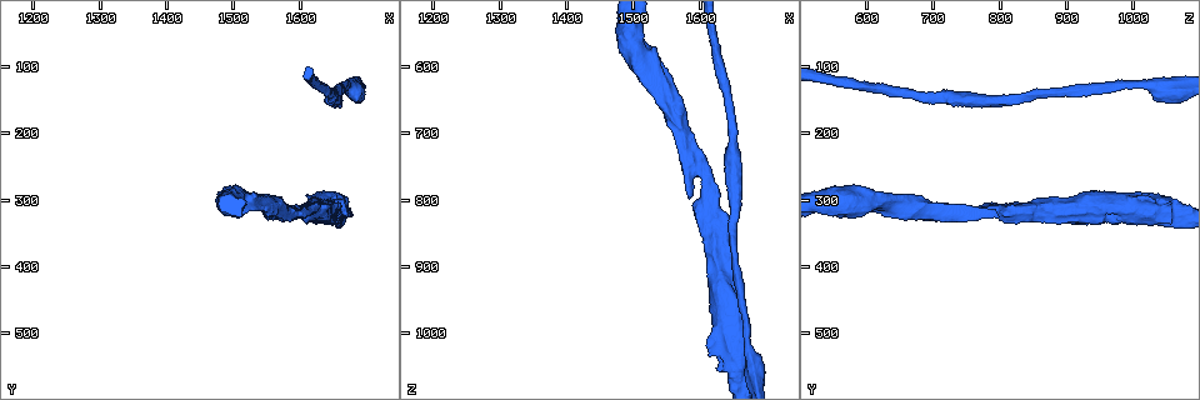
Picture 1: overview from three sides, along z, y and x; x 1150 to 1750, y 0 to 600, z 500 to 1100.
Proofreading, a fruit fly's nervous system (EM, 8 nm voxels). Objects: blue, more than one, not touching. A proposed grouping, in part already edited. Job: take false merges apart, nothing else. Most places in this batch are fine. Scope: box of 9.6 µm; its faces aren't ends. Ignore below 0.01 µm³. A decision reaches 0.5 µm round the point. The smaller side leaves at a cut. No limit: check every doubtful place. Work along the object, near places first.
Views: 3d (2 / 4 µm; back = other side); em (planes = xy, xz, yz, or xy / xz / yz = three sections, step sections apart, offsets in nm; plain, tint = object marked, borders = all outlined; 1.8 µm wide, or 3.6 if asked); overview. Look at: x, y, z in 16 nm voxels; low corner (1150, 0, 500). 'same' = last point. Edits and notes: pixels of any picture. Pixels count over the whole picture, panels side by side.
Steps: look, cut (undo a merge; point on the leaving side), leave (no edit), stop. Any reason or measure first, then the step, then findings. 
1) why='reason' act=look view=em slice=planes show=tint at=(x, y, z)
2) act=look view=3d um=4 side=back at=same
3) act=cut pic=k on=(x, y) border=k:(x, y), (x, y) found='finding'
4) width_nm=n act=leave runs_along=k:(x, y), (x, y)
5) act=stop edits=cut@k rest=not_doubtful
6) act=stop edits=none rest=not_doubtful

why='sudden change in width' act=look view=3d um=2 at=(1650, 150, 805)

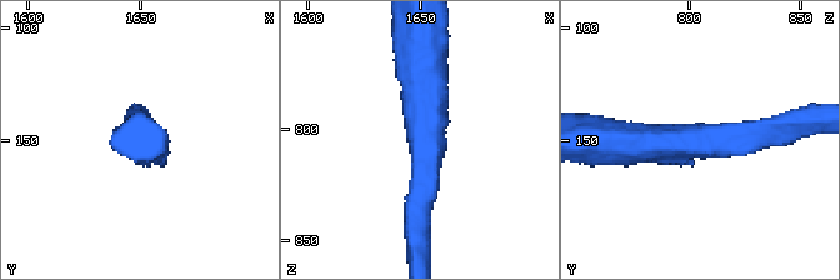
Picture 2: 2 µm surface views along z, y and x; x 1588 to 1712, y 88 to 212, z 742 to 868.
why='shape alone is not enough' act=look view=em slice=planes show=tint at=(1652, 151, 804)

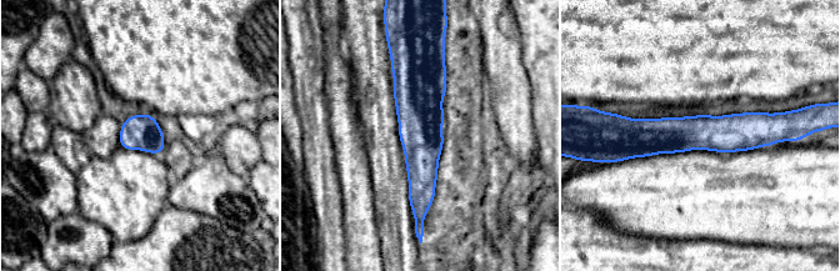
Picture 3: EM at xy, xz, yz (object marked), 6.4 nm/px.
act=leave runs_along=3:(414, 61), (423, 211) found='one neuron here'

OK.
why='calibre changes' act=look view=3d um=4 side=back at=(1655, 315, 1060)

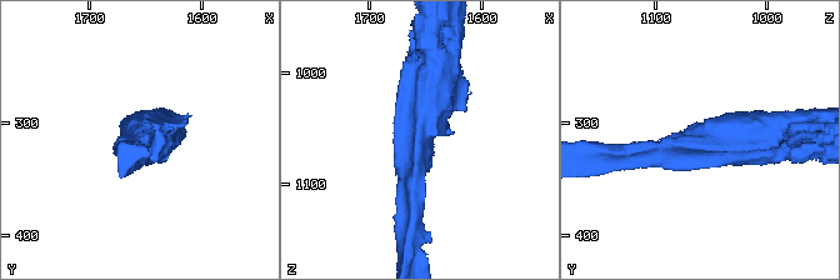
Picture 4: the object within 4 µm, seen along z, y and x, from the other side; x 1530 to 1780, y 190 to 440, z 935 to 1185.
why='need the tissue' act=look view=em um=3.6 slice=planes show=plain at=(1656, 316, 1058)

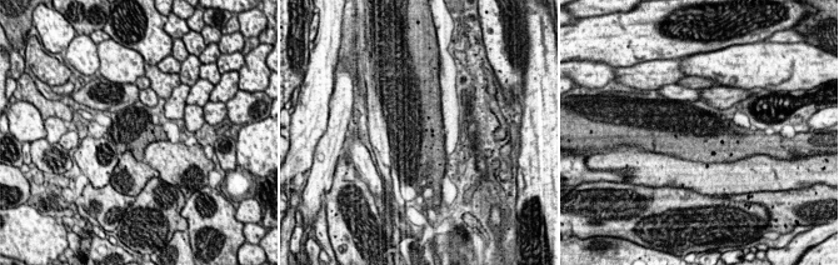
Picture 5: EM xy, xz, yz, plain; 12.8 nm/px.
act=look view=em um=3.6 slice=planes show=tint at=same

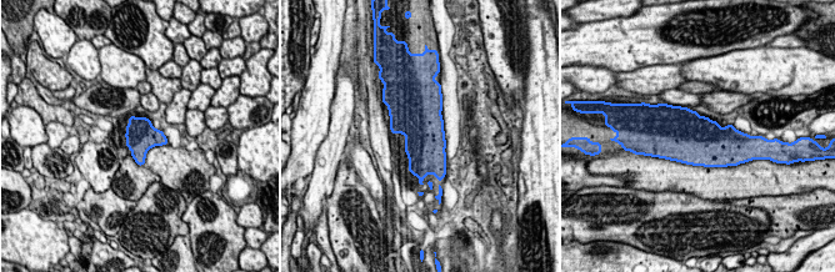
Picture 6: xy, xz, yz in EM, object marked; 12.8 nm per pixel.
act=leave found='continuous, no second neuron'

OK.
why='calibre changes' act=look view=em um=3.6 slice=xz step=8 show=tint at=(1630, 305, 980)

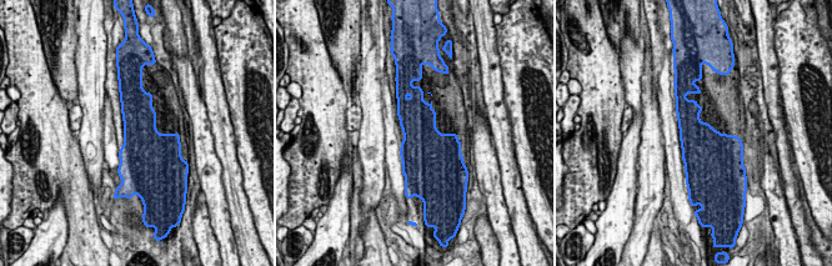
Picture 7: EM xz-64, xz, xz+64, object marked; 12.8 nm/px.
act=leave found='all the same neuron'

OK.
act=stop edits=none rest=not_doubtful

